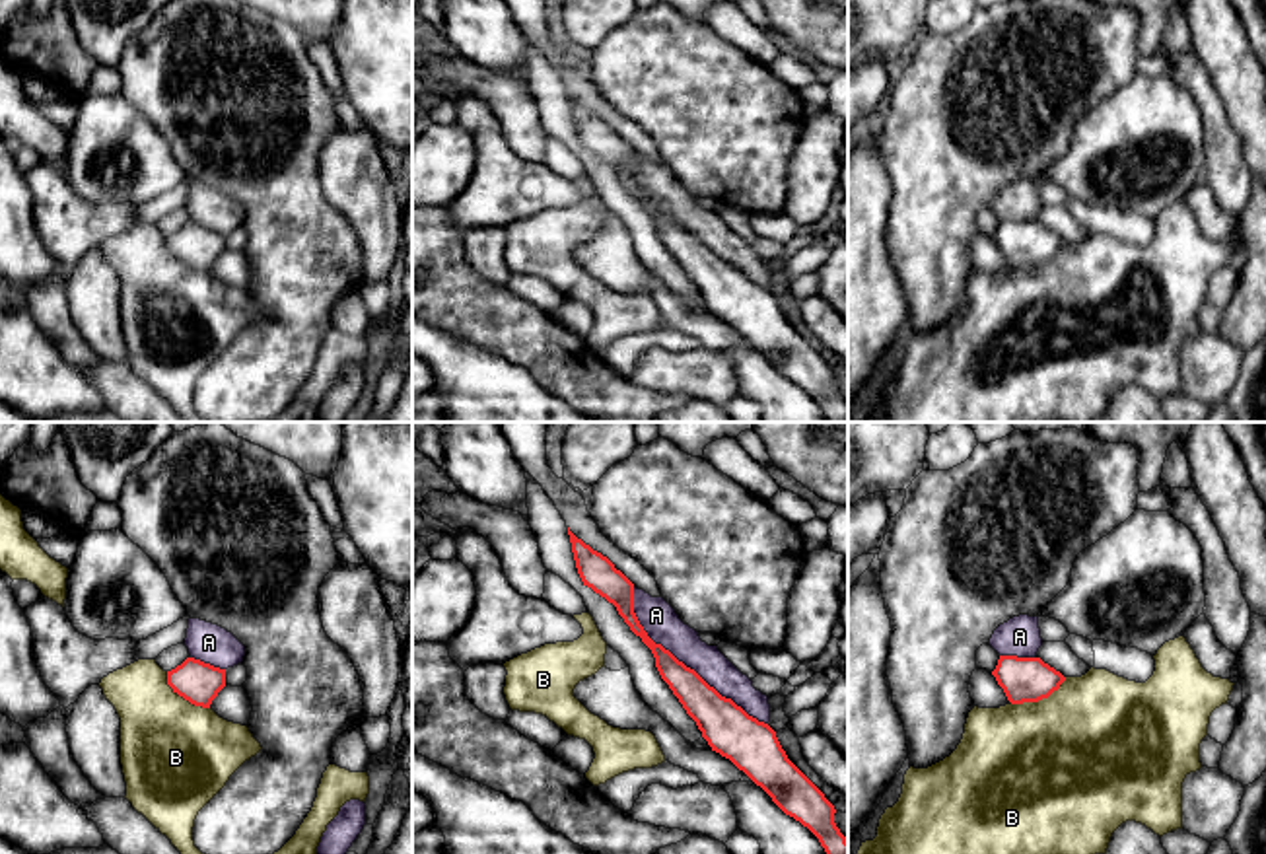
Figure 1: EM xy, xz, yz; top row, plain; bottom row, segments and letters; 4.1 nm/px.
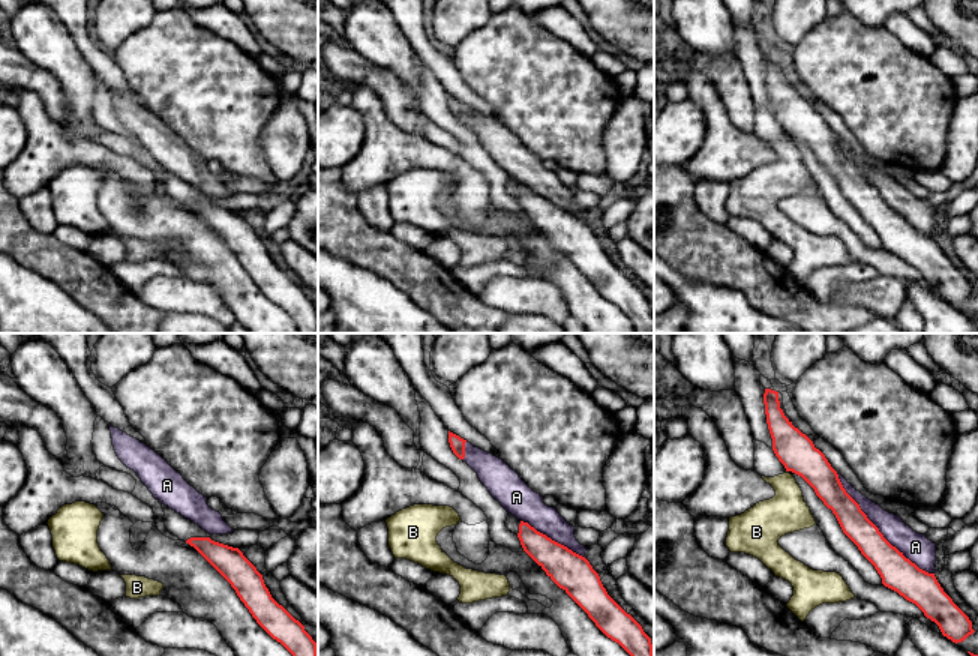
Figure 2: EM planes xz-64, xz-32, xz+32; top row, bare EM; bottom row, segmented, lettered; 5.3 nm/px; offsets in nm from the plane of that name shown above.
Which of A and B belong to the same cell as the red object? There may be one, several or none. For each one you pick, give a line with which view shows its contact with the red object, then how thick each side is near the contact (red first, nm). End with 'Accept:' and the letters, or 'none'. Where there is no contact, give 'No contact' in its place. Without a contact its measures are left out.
A: Touches red in xz. Thickness 160 nm (red) against 150 nm
Accept: A

